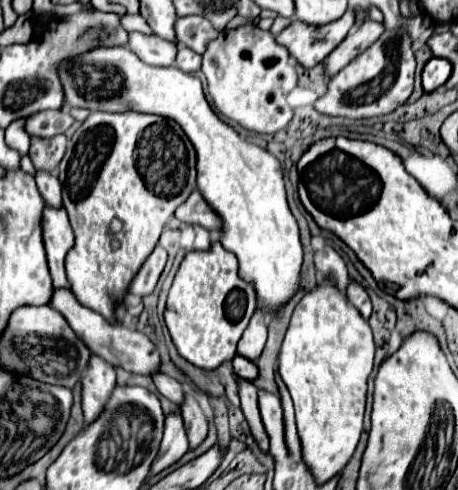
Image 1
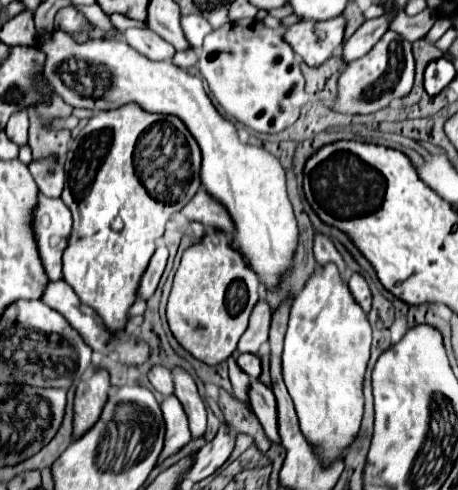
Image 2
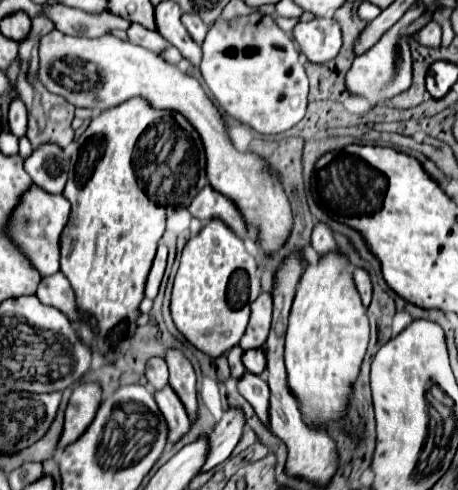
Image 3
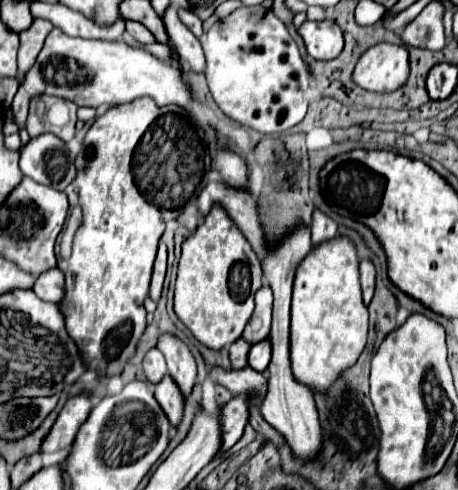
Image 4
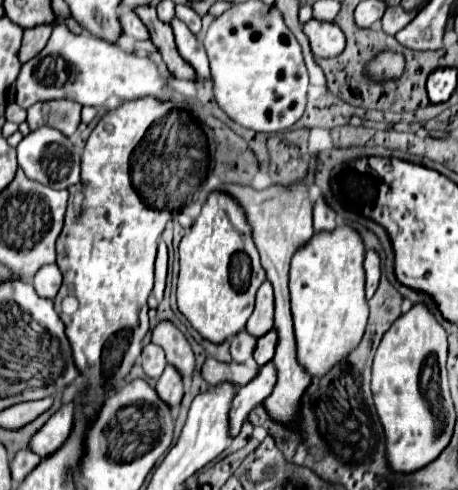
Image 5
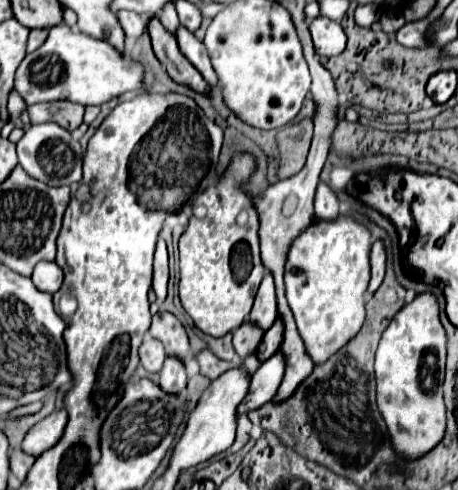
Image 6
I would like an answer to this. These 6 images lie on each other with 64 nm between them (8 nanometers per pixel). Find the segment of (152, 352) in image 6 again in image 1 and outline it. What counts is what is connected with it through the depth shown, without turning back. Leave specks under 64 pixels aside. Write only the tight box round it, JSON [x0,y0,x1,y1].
[152,372,184,406]

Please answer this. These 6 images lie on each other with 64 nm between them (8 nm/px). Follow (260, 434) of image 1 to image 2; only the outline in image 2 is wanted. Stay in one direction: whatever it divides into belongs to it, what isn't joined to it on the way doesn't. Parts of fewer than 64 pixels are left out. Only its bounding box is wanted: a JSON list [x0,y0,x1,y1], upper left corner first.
[228,356,250,408]

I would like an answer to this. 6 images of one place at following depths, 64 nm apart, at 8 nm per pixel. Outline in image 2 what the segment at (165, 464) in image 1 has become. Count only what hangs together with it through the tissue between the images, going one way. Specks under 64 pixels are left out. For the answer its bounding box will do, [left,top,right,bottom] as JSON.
[158,396,192,464]

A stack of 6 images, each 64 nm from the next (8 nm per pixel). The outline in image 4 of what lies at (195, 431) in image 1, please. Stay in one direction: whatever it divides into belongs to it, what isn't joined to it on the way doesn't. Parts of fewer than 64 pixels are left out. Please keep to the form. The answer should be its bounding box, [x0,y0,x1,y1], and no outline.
[158,334,196,398]

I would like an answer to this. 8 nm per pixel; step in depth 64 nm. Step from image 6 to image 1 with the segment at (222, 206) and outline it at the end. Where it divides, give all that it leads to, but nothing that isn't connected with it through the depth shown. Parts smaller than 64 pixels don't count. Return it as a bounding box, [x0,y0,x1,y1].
[164,240,256,370]

